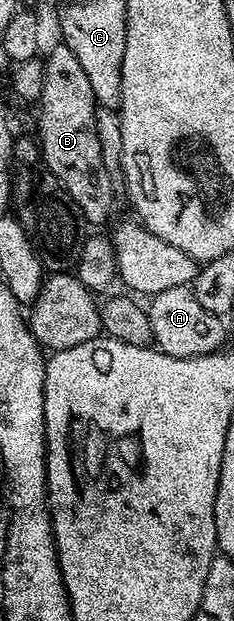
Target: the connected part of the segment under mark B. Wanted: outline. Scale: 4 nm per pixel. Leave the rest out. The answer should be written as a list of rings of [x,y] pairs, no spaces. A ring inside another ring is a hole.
[[[65,44],[57,45],[44,58],[44,92],[37,107],[36,138],[40,143],[40,157],[45,169],[56,176],[56,180],[60,180],[60,184],[72,196],[86,223],[94,228],[102,228],[114,210],[116,189],[109,179],[108,169],[104,166],[101,155],[100,139],[97,135],[99,105],[94,100],[92,84],[88,84],[84,67],[77,62],[76,56]]]

